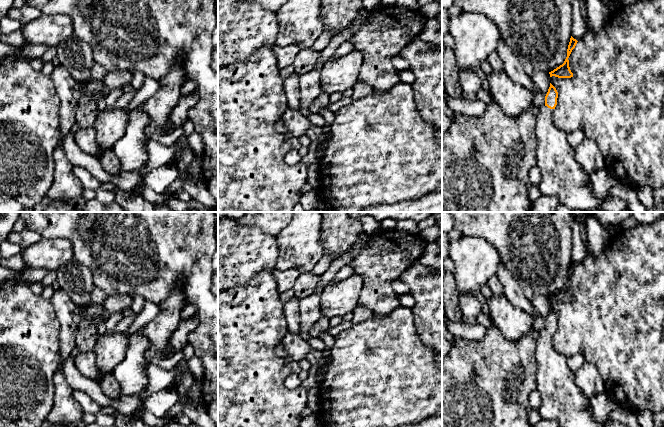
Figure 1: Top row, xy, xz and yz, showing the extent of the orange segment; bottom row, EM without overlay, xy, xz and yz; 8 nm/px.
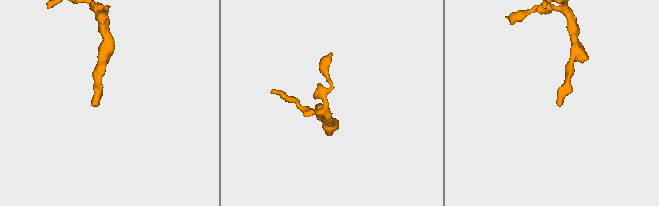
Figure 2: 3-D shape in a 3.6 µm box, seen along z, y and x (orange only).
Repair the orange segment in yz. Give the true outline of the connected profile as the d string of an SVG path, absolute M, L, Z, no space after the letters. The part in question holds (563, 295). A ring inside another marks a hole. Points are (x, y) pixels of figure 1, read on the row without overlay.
M571 260L570 266L568 269L568 273L567 273L567 281L566 281L564 287L562 289L560 289L559 291L557 291L556 293L554 293L553 295L549 296L550 301L552 301L552 300L555 300L558 302L571 302L571 301L573 301L573 297L571 296L570 291L569 291L568 282L569 282L572 274L575 272L577 266L578 265Z

